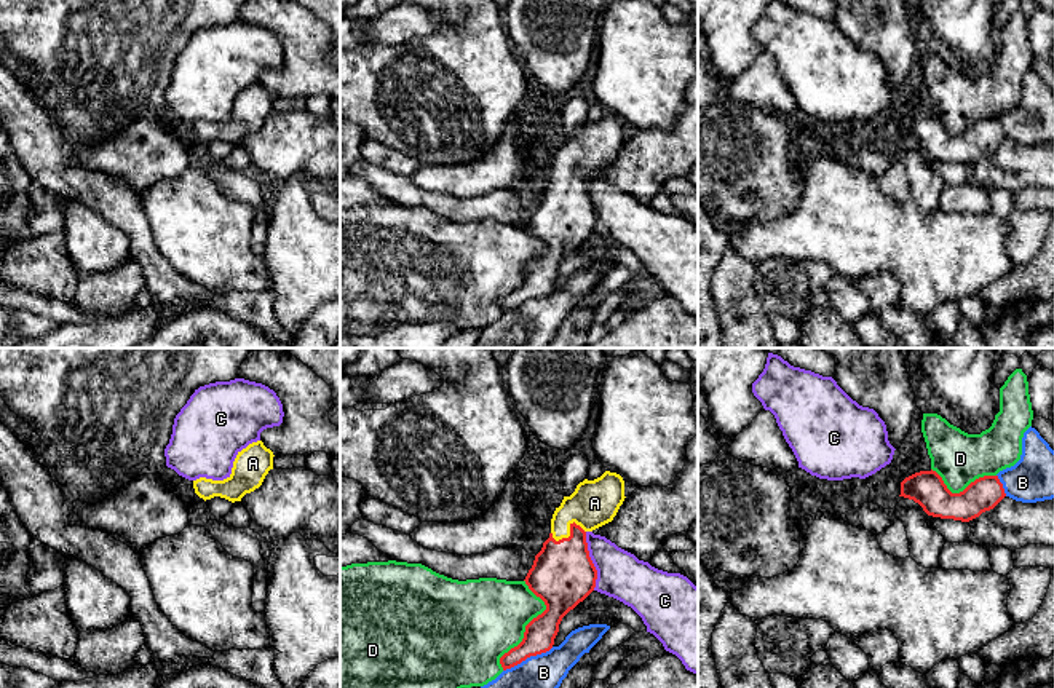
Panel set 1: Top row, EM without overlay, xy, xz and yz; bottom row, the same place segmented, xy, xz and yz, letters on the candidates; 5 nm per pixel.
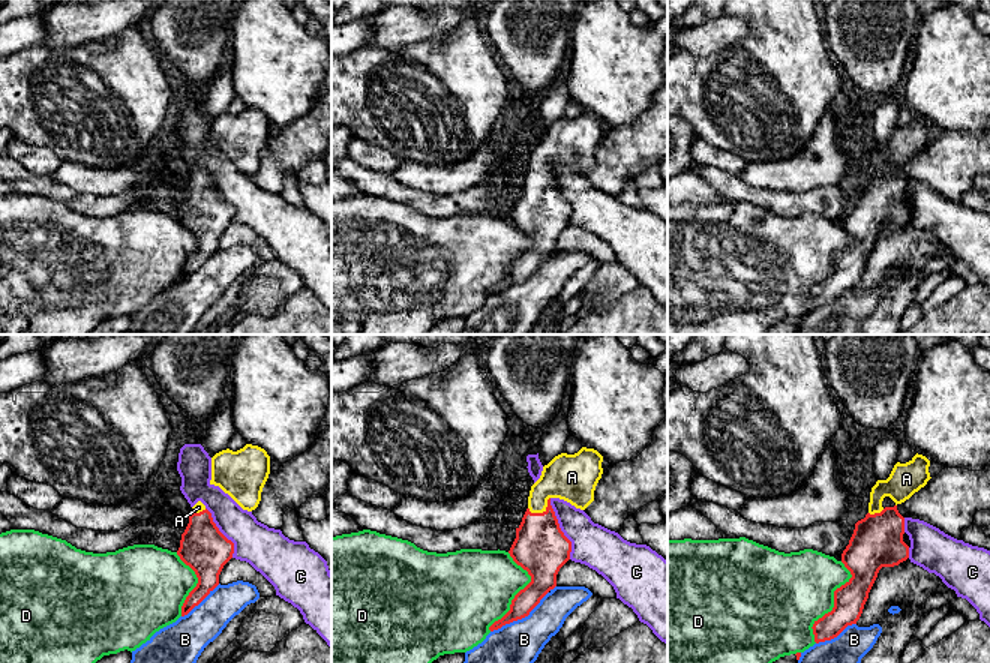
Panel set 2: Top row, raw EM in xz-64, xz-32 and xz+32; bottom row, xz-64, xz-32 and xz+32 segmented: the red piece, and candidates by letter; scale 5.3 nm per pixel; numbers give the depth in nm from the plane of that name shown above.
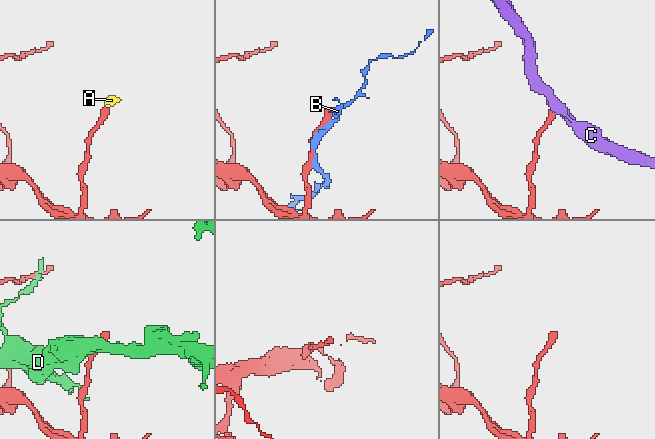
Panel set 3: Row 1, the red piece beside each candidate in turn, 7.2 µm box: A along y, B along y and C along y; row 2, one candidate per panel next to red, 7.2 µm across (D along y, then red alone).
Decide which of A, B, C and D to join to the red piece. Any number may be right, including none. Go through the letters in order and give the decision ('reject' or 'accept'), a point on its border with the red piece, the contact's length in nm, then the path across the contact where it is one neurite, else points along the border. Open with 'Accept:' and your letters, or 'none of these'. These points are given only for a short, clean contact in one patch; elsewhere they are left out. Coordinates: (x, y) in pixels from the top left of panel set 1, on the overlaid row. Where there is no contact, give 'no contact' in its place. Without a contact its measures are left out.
Accept: A
A: accept; contact xz (570, 532); length 180 nm; way xz (562, 575), (570, 532), (594, 503)
B: reject; contact xz (527, 656); length 280 nm
C: reject; contact xz (591, 561); length 300 nm; border xz (585, 532), (588, 556), (596, 570), (594, 589)
D: reject; contact xz (526, 626); length 460 nm

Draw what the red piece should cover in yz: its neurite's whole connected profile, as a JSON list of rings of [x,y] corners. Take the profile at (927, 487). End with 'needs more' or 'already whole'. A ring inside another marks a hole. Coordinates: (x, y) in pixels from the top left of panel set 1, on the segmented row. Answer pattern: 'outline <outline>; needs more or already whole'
outline [[[920,471],[901,482],[901,495],[918,503],[928,516],[969,522],[993,509],[1004,496],[998,476],[984,476],[971,482],[963,492],[952,493],[936,471]]]; already whole

